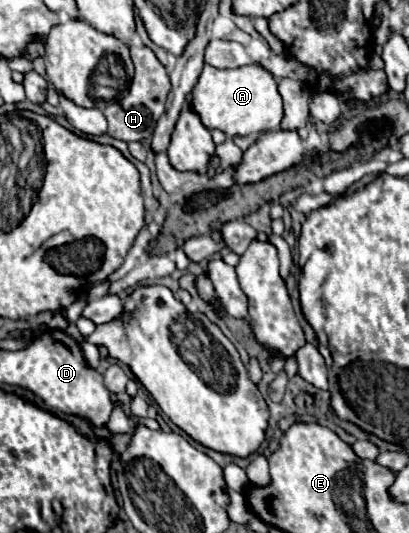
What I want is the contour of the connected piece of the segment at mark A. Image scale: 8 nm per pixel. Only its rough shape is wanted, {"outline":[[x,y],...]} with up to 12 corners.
{"outline":[[204,65],[192,109],[226,135],[274,131],[278,81],[262,65]]}

